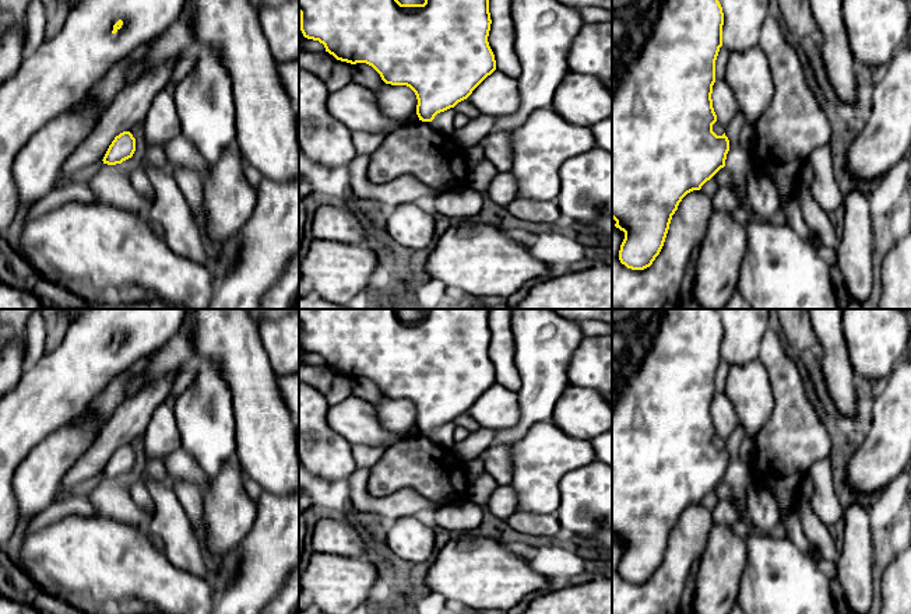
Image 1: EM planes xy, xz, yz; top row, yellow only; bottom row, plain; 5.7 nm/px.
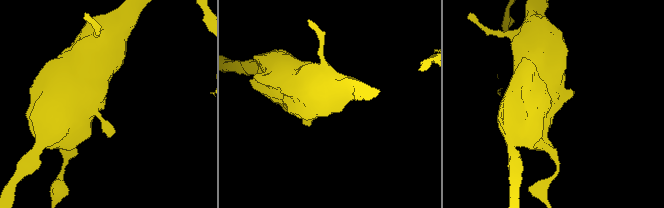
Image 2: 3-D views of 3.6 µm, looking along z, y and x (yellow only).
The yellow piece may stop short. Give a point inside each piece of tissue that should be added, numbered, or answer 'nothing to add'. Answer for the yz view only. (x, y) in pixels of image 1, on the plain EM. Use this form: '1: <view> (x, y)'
nothing to add

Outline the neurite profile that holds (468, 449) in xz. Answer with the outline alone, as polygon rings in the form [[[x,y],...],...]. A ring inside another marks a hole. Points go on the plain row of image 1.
[[[479,428],[476,432],[469,434],[464,441],[456,442],[453,453],[460,460],[469,462],[476,459],[485,449],[492,446],[492,441],[497,431]]]

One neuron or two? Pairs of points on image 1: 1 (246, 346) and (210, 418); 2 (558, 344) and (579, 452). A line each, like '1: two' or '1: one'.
1: two
2: two

